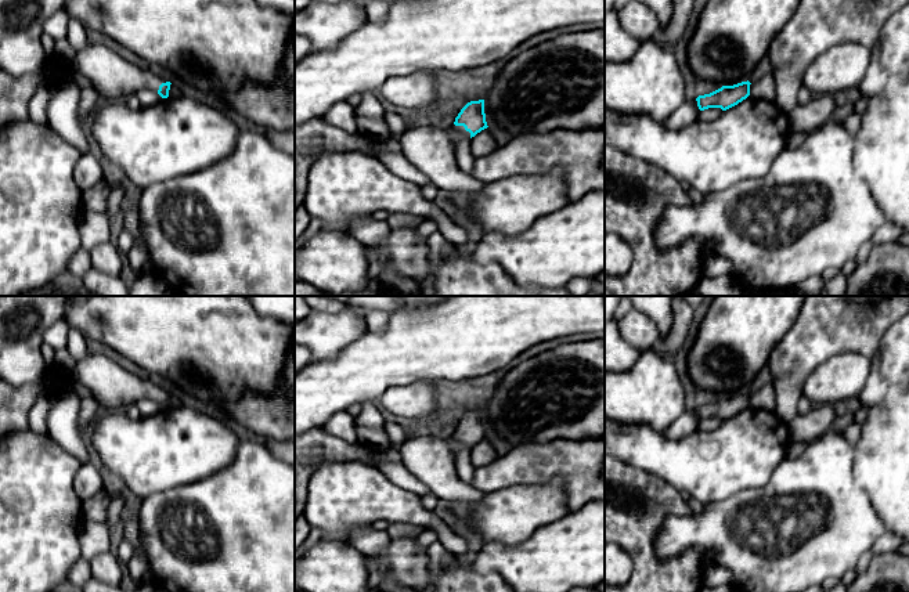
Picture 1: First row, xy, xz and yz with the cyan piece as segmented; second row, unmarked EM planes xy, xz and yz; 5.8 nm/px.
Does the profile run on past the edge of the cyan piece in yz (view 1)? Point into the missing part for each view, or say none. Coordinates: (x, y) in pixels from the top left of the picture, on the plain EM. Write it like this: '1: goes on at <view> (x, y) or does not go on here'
1: does not go on here

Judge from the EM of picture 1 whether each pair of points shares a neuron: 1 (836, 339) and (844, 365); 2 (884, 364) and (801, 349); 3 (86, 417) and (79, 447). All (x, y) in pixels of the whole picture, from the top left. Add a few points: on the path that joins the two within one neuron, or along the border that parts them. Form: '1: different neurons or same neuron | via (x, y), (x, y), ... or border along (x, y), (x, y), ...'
1: different neurons | border along (870, 357), (839, 353), (821, 363), (812, 371)
2: different neurons | border along (887, 328), (877, 350), (870, 357)
3: different neurons | border along (79, 404), (79, 433), (85, 439)

